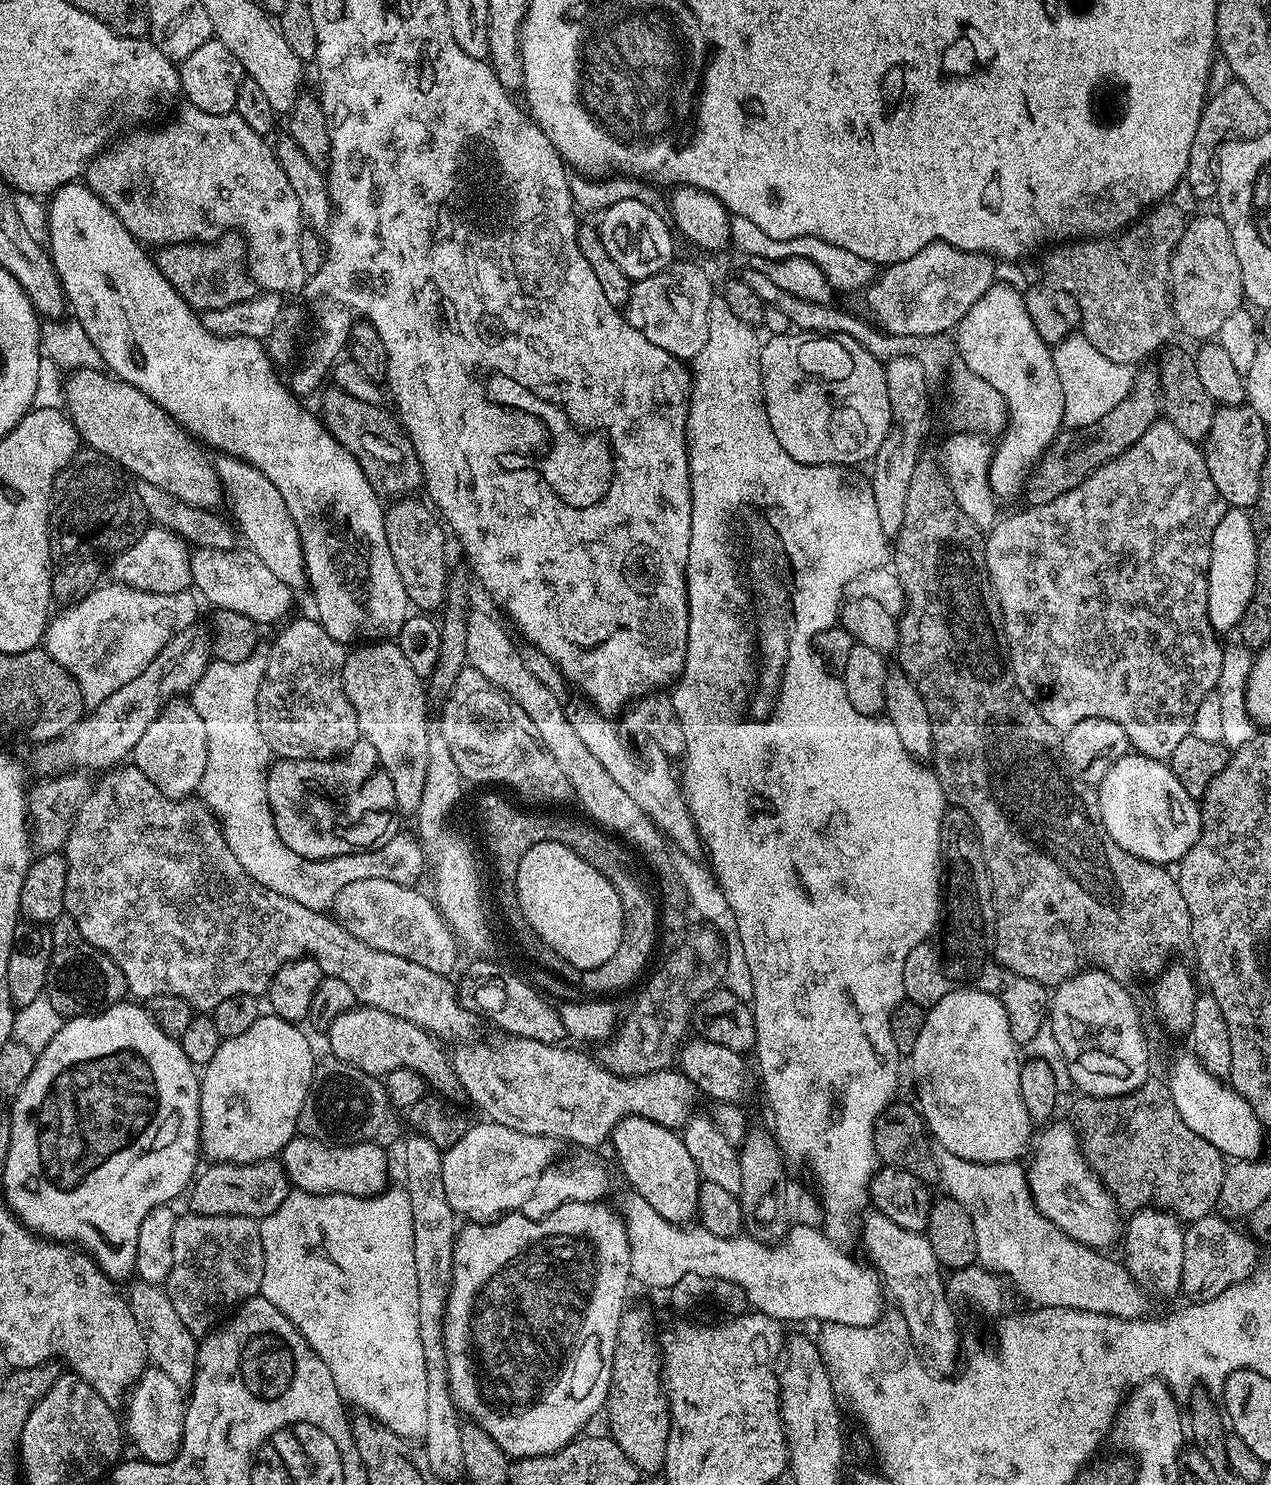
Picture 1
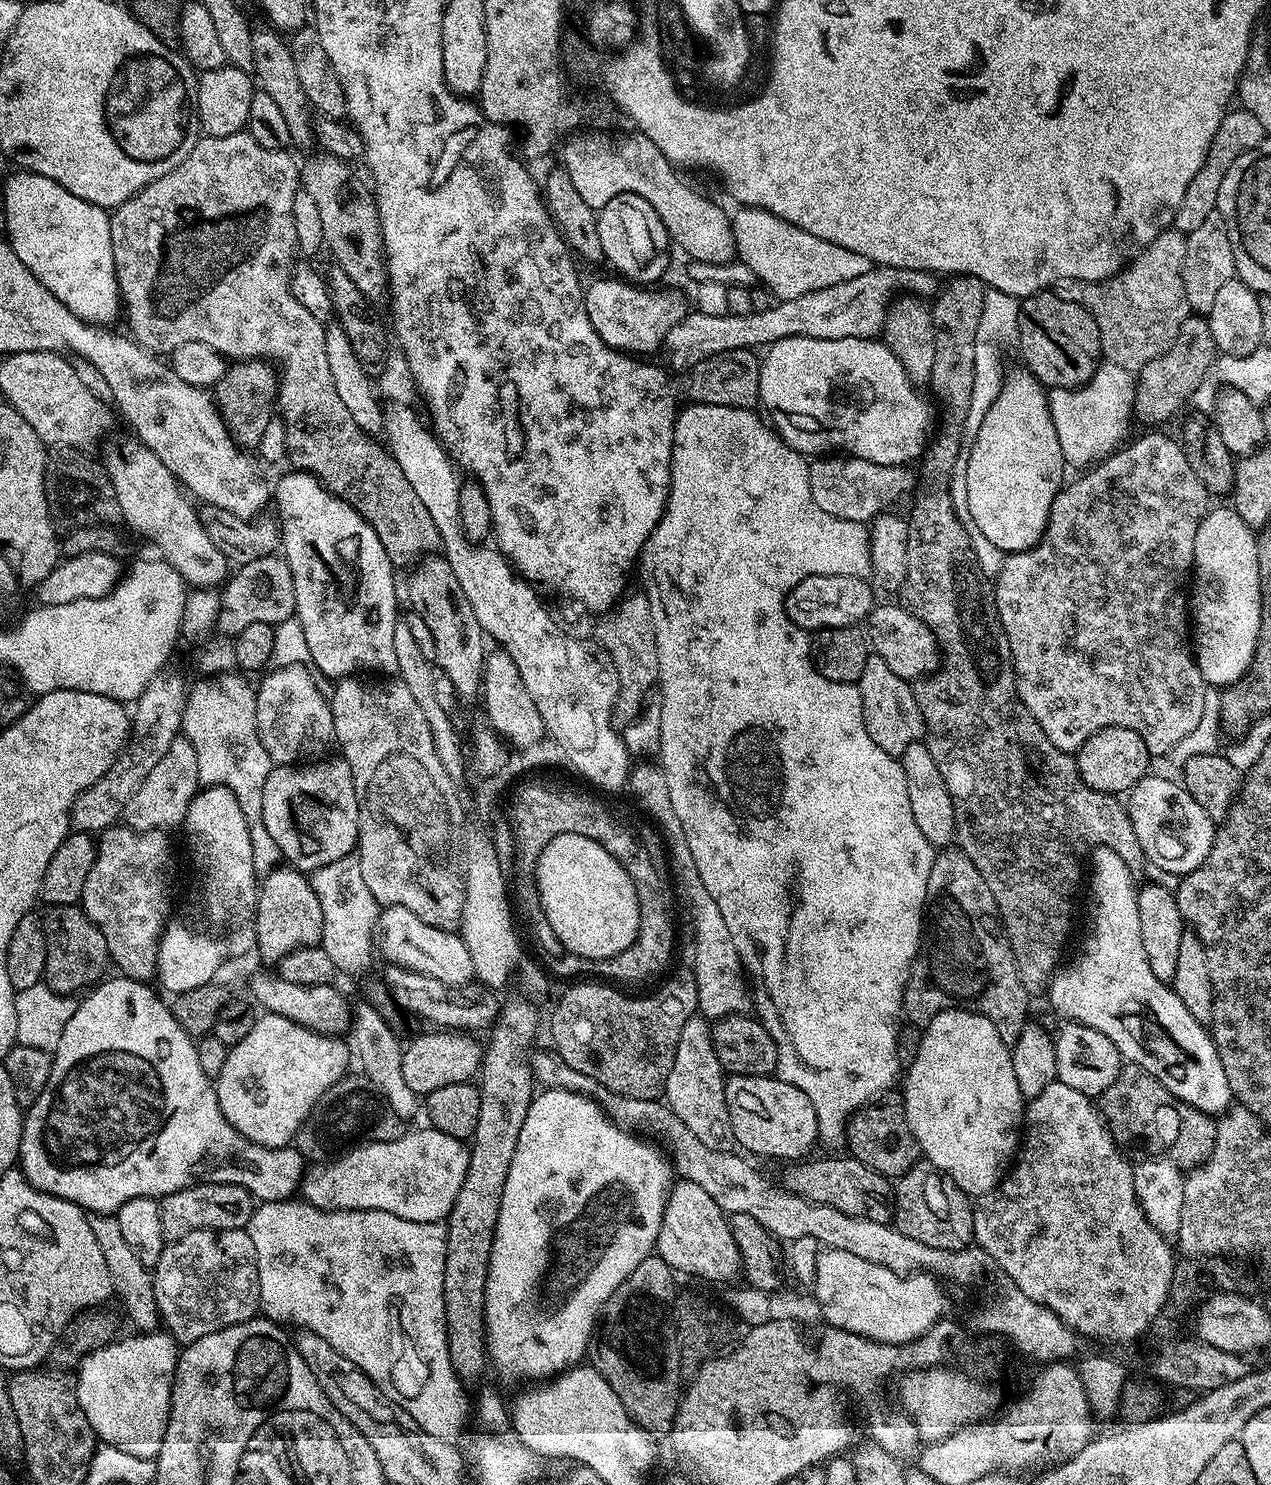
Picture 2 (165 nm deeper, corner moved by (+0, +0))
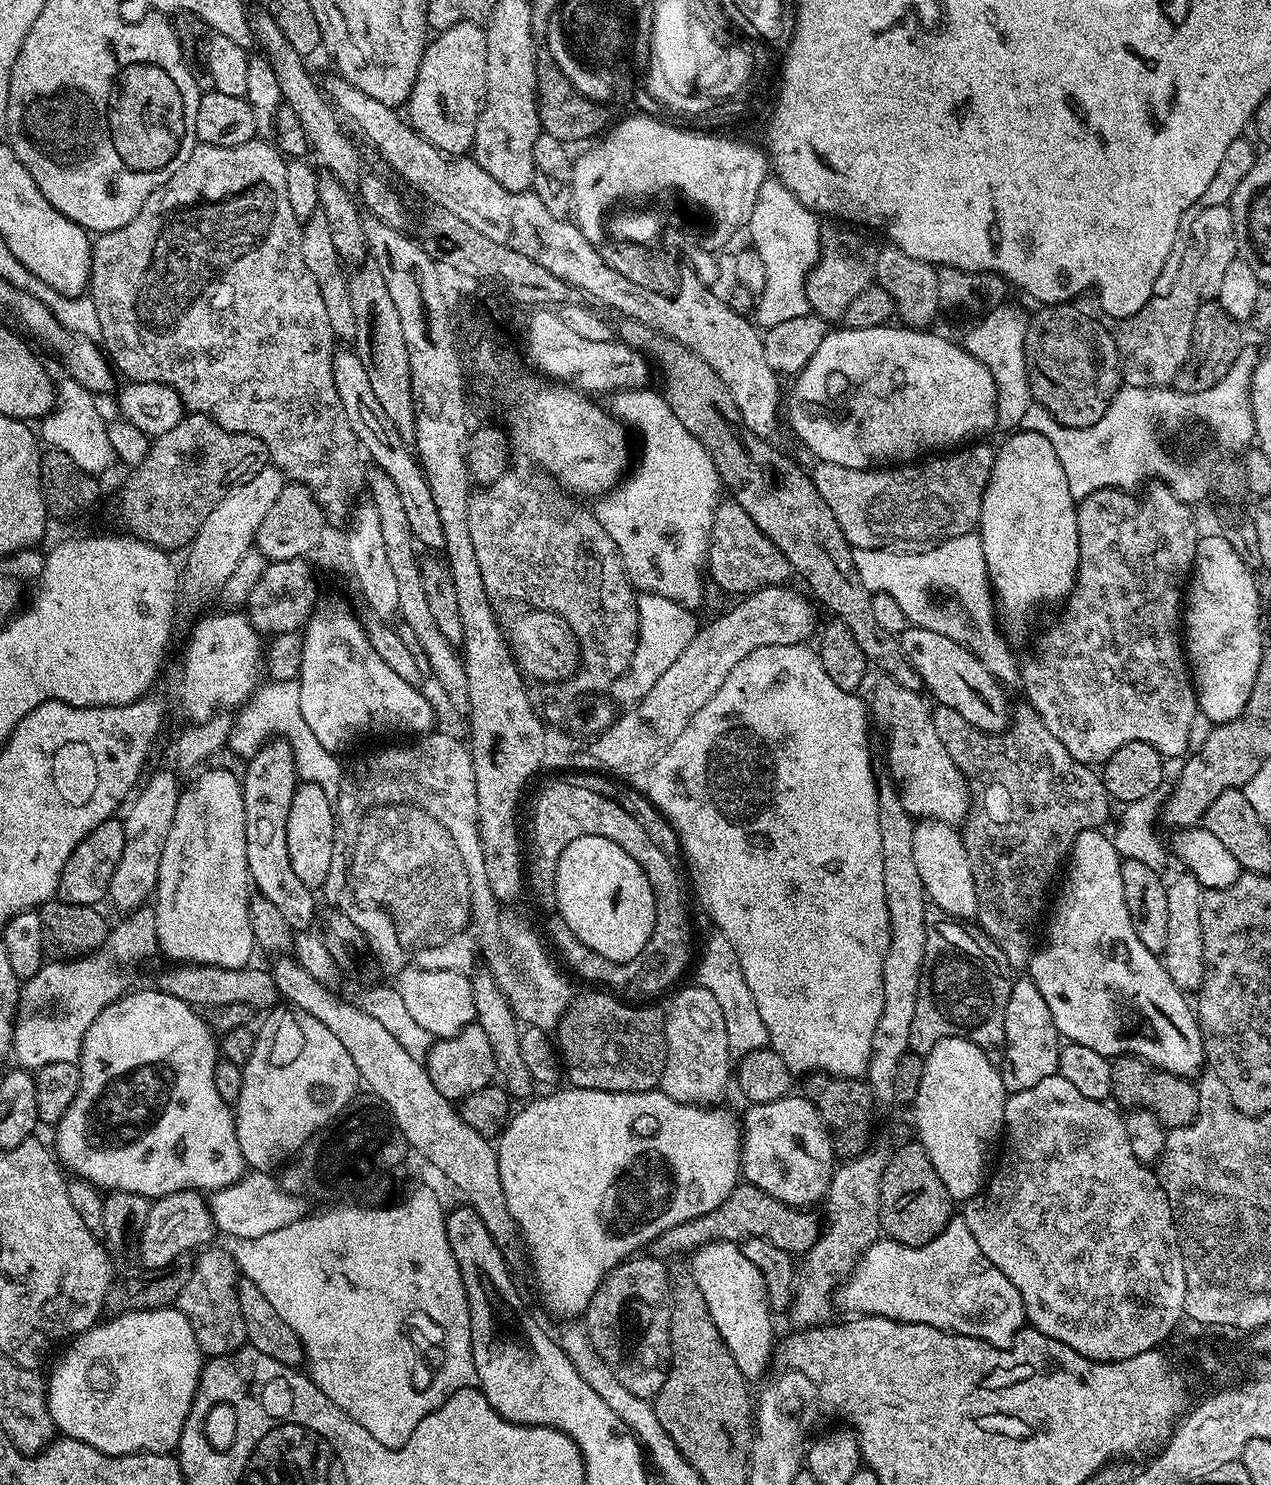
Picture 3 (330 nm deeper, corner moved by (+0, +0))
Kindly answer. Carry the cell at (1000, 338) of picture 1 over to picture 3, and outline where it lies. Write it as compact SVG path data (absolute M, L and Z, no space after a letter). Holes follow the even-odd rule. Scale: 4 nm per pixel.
M1016 430L1011 433L996 452L996 461L990 474L990 482L982 498L982 514L978 535L982 550L986 554L988 582L994 593L998 612L1008 619L1014 631L1020 632L1035 614L1036 608L1047 604L1059 605L1068 599L1078 574L1078 522L1076 510L1078 501L1070 494L1070 482L1066 482L1066 470L1054 454L1050 438L1037 432Z

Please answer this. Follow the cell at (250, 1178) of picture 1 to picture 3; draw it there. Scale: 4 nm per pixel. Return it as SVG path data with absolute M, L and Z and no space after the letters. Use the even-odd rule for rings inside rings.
M199 1191L175 1192L169 1196L161 1196L152 1204L150 1214L146 1218L146 1226L140 1232L140 1264L145 1268L164 1268L168 1264L177 1263L187 1252L195 1253L213 1243L212 1235L218 1229L209 1201L204 1200Z

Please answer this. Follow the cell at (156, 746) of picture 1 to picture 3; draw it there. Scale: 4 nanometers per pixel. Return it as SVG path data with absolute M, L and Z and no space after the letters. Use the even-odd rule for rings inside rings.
M156 772L147 780L148 777L135 793L128 816L123 817L126 846L122 850L118 870L114 870L114 878L108 887L107 899L112 900L113 906L121 908L124 914L140 908L147 901L144 899L147 896L149 899L156 891L162 846L166 846L166 834L170 834L170 822L174 822L174 810L178 810L178 798L182 791L182 784L176 781L172 772Z

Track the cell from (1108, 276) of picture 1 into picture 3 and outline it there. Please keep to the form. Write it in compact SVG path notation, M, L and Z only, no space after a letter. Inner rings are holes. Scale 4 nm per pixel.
M1176 280L1168 292L1161 291L1138 310L1115 325L1114 335L1122 365L1122 380L1125 385L1138 387L1162 387L1171 385L1180 367L1192 353L1192 335L1196 311L1201 297L1195 287L1184 280Z

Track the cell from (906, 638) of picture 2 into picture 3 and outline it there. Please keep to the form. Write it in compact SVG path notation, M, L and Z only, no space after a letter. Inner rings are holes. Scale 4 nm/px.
M915 626L905 627L898 639L906 658L914 670L922 678L927 691L936 695L937 705L958 710L970 726L983 732L999 734L1009 727L1010 707L1005 685L982 666L982 662L966 646L954 642L954 638L946 638L946 634L937 634L934 630L926 630Z

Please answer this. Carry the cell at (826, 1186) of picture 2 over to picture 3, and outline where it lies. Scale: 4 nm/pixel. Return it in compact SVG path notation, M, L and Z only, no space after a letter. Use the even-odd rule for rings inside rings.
M741 1182L728 1195L726 1202L722 1202L722 1206L714 1206L714 1210L710 1210L706 1214L679 1223L678 1226L664 1231L659 1238L653 1241L652 1252L659 1259L666 1260L672 1254L682 1252L690 1254L697 1248L715 1240L743 1242L750 1238L762 1238L774 1242L774 1246L778 1246L778 1250L803 1254L816 1241L818 1235L818 1228L808 1224L808 1214L807 1211L783 1204L778 1198L760 1190L758 1186Z

